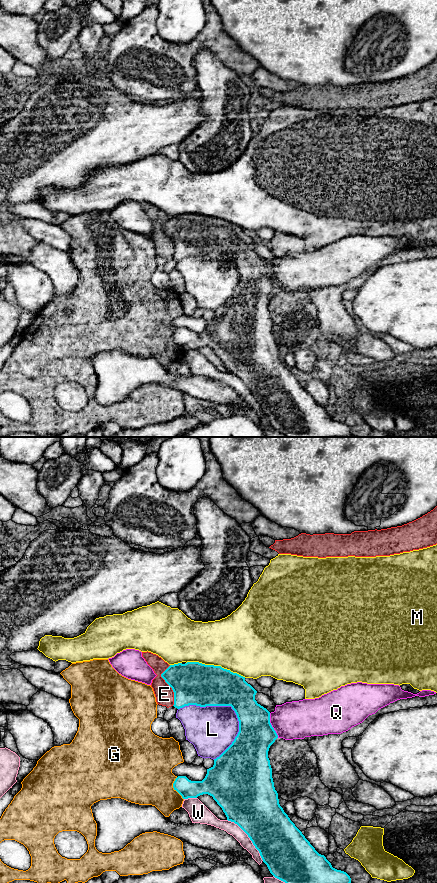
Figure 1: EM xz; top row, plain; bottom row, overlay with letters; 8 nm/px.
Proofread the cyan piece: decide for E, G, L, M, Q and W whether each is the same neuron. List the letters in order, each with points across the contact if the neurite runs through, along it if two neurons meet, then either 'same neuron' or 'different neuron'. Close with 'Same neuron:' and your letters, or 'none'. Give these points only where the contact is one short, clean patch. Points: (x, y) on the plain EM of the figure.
E: different neuron
G: different neuron
L: different neuron
M: different neuron
Q: different neuron
W: different neuron
Same neuron: none

